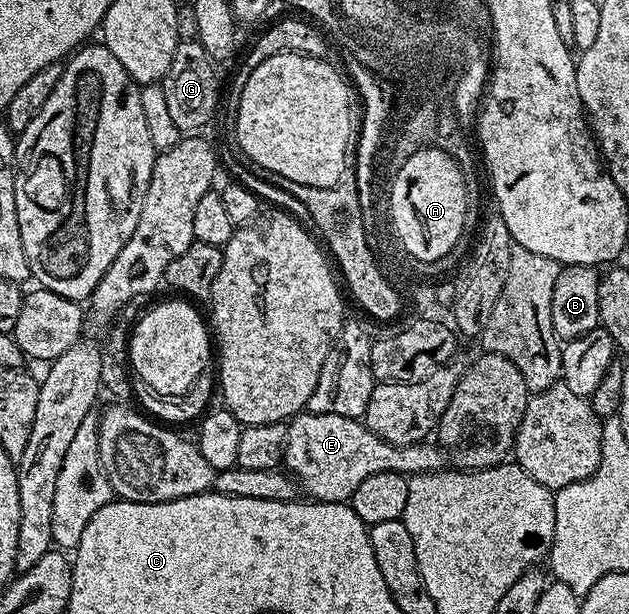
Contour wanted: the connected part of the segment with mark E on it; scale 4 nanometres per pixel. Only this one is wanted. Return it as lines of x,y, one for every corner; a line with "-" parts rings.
302,412
287,422
284,469
304,493
305,490
309,493
306,495
310,499
318,502
348,503
355,488
359,488
367,476
375,476
375,472
395,472
406,476
431,474
442,469
446,462
440,445
432,441
396,446
368,430
364,421
356,418

